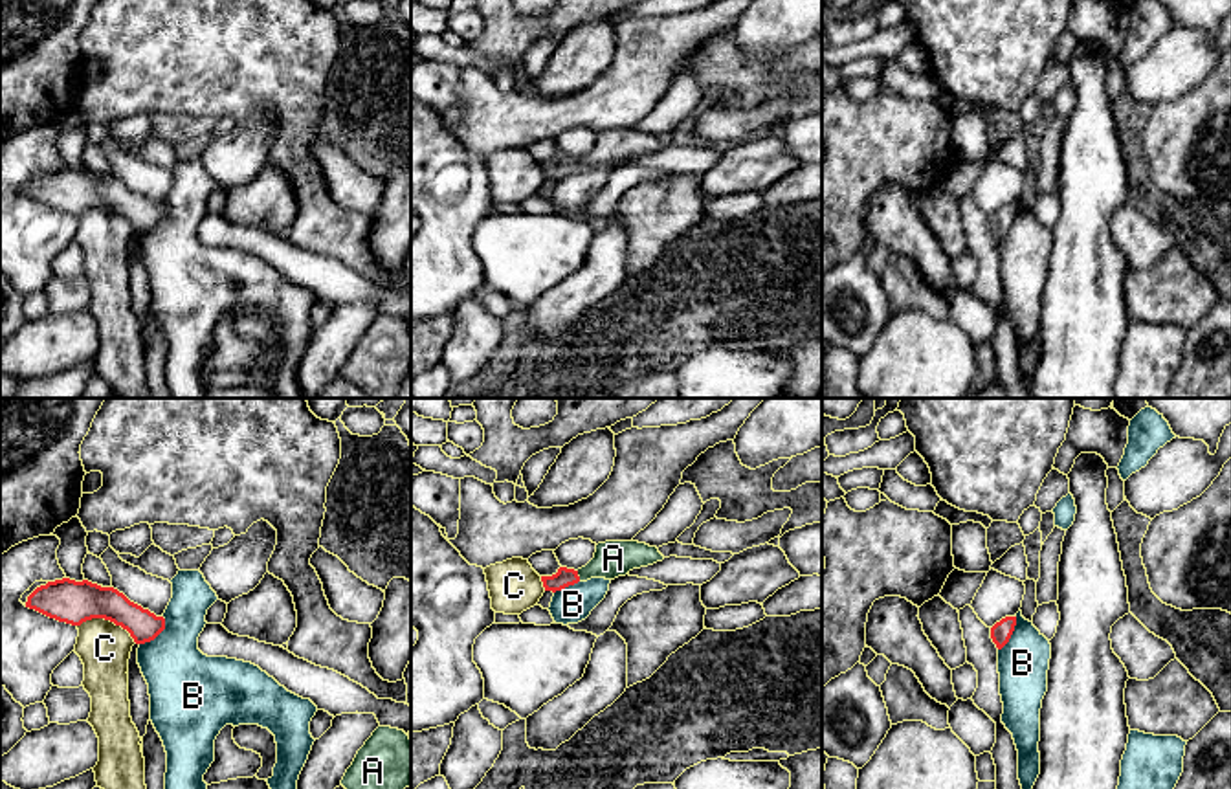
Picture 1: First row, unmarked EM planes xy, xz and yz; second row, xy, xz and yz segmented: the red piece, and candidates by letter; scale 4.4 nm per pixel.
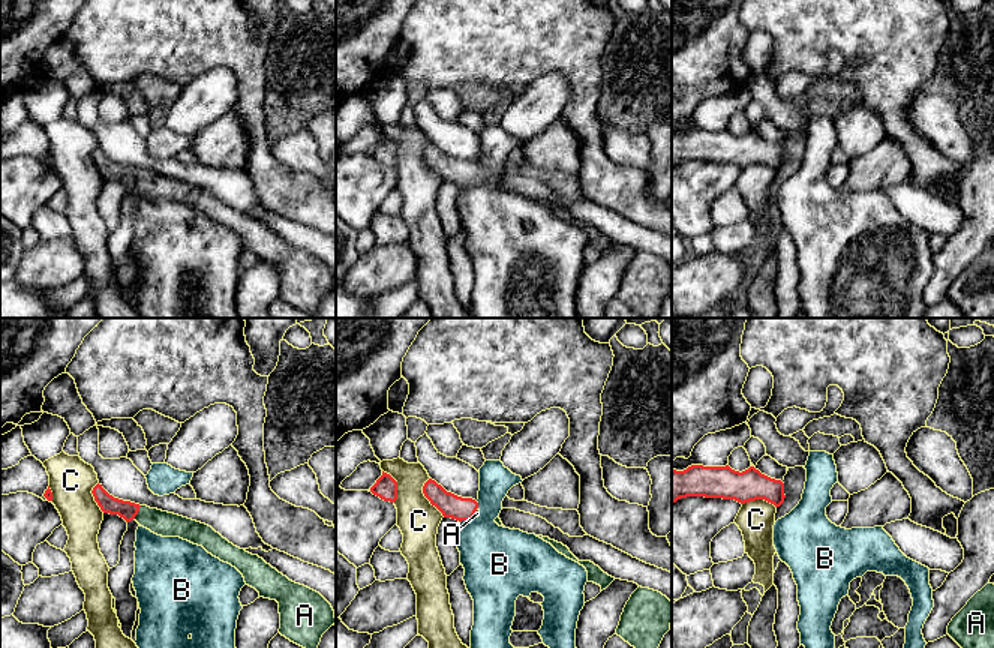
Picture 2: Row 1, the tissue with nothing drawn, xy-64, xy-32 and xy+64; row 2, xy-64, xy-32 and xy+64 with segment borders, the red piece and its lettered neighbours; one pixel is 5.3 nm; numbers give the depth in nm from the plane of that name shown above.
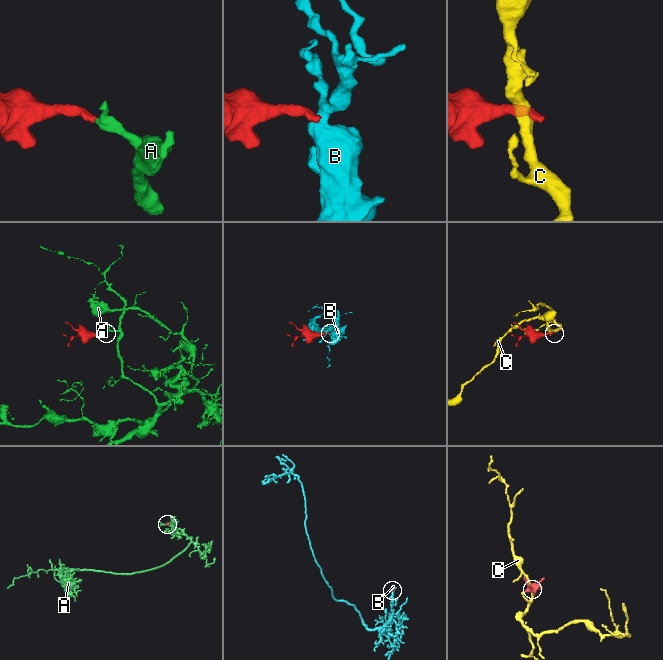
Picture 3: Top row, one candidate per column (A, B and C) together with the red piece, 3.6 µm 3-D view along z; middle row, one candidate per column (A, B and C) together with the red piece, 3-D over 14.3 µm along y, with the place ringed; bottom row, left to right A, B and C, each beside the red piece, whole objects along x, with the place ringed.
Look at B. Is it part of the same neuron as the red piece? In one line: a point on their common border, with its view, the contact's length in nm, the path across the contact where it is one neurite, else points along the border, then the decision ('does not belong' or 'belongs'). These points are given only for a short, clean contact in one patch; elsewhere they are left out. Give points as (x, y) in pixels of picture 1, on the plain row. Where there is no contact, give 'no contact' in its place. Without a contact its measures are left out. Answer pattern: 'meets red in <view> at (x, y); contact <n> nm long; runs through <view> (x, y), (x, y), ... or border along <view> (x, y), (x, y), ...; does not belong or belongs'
meets red in xy at (156, 224); contact 170 nm long; border along xy (164, 206), (164, 217), (153, 228), (140, 233); does not belong

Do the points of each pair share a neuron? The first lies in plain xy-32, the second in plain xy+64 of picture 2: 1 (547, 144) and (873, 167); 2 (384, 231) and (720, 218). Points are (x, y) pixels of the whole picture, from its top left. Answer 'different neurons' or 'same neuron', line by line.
1: same neuron
2: different neurons

